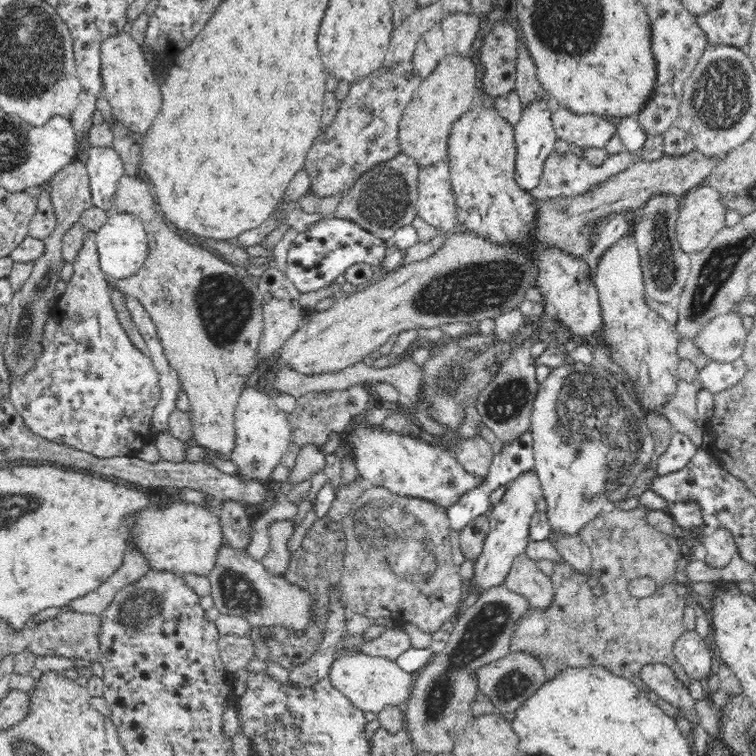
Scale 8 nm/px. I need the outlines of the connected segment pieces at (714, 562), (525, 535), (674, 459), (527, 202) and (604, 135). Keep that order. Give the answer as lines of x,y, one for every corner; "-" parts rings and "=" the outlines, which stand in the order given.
726,529
709,531
703,540
703,546
706,550
704,563
713,569
724,568
737,553
736,541
=
534,469
522,472
514,481
506,486
502,500
492,506
488,513
489,531
483,544
481,555
474,562
475,574
471,579
471,586
476,592
484,592
490,586
500,586
510,572
514,558
524,553
528,544
531,519
536,513
536,504
543,497
543,490
539,476
=
676,431
667,451
660,457
653,458
653,461
648,466
655,465
659,475
682,470
690,462
690,459
696,454
698,449
688,436
=
475,103
466,114
452,122
448,136
447,158
450,181
455,196
459,224
466,226
467,232
489,238
498,244
530,246
530,234
536,228
535,199
530,193
520,189
515,182
515,128
502,118
495,108
=
559,108
551,116
558,139
582,149
604,148
617,134
615,120
594,113
578,114

